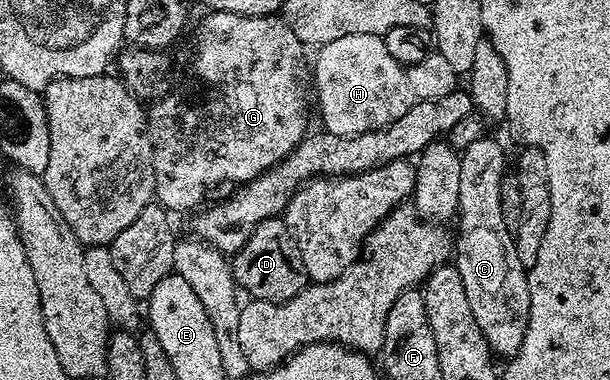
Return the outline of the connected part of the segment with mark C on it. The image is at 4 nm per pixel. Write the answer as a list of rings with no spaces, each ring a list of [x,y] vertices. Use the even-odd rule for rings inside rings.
[[[484,137],[473,141],[473,145],[462,151],[459,160],[461,161],[461,193],[457,212],[459,235],[457,231],[453,239],[453,266],[461,273],[461,282],[465,285],[465,297],[469,297],[469,309],[473,309],[473,318],[477,320],[477,325],[481,325],[481,333],[485,333],[492,352],[496,356],[510,357],[518,353],[521,343],[525,341],[525,331],[531,313],[531,294],[527,280],[528,268],[521,265],[515,235],[505,225],[505,217],[501,217],[501,185],[509,167],[509,159],[507,163],[507,155],[497,140]]]

